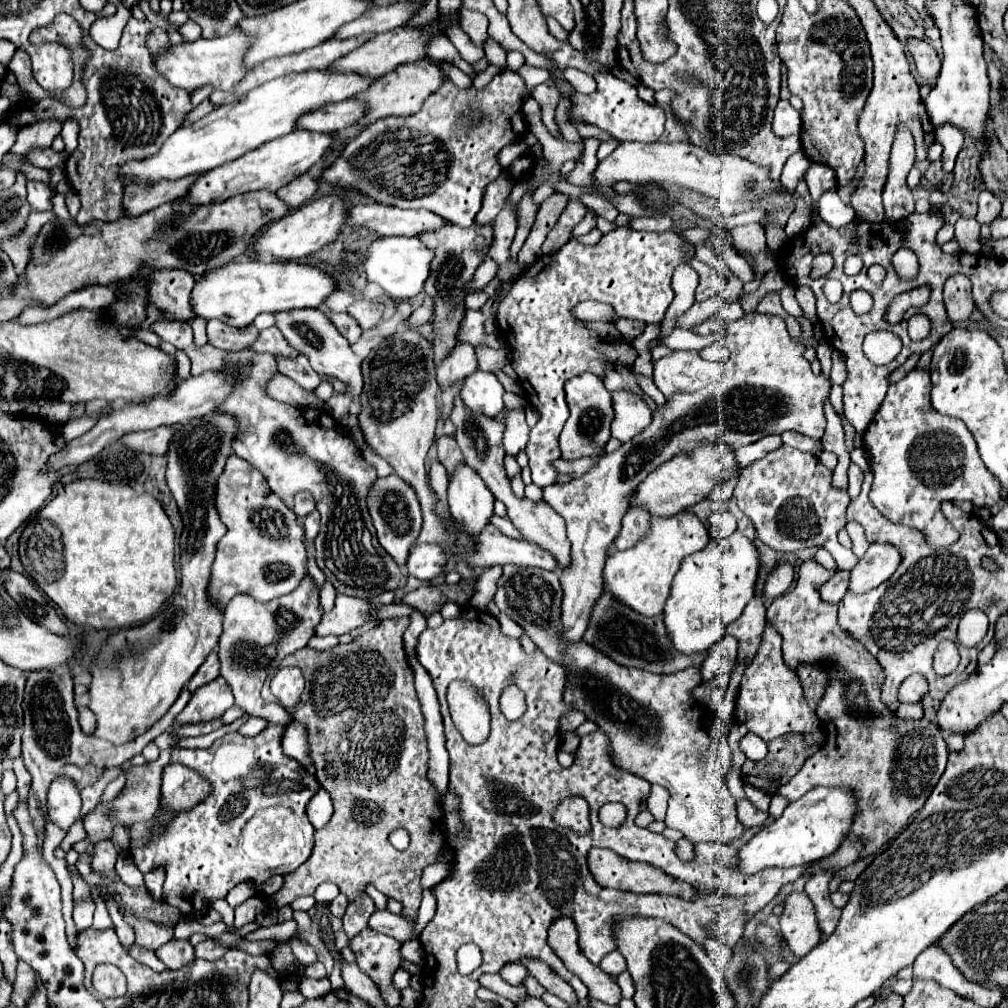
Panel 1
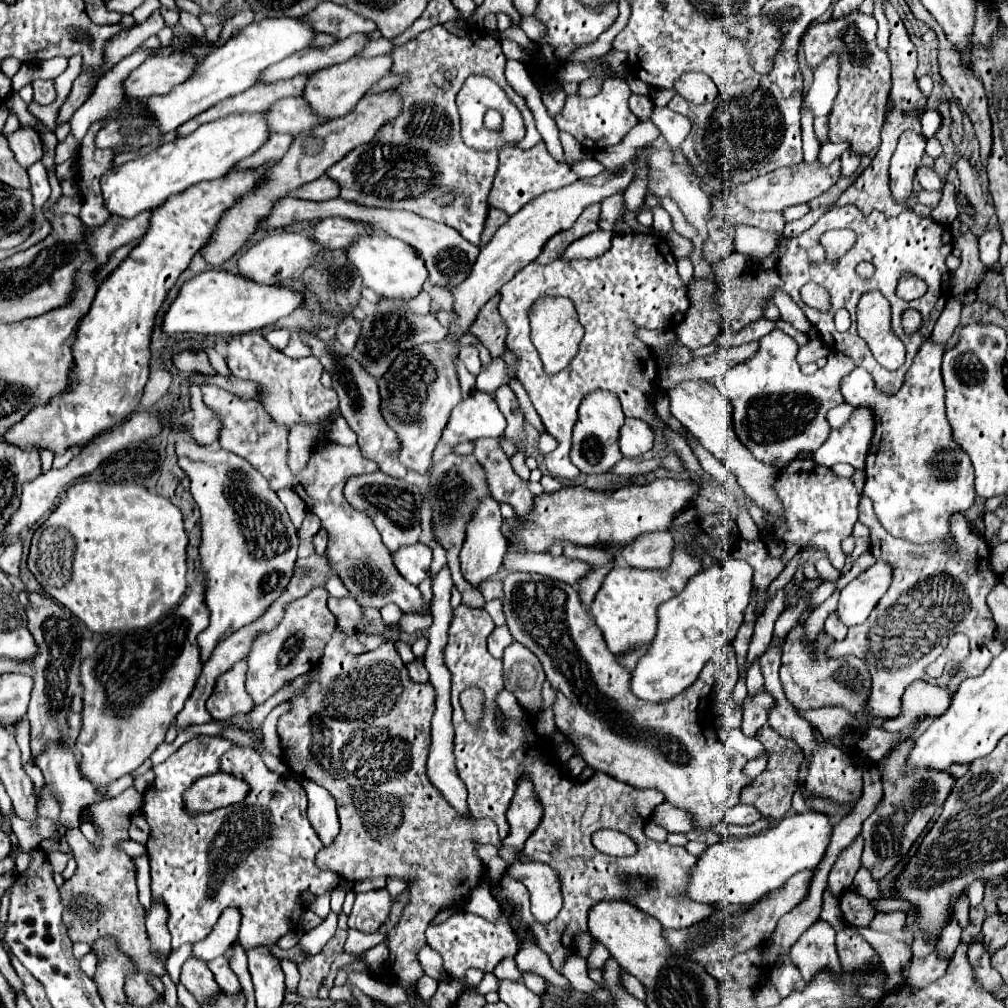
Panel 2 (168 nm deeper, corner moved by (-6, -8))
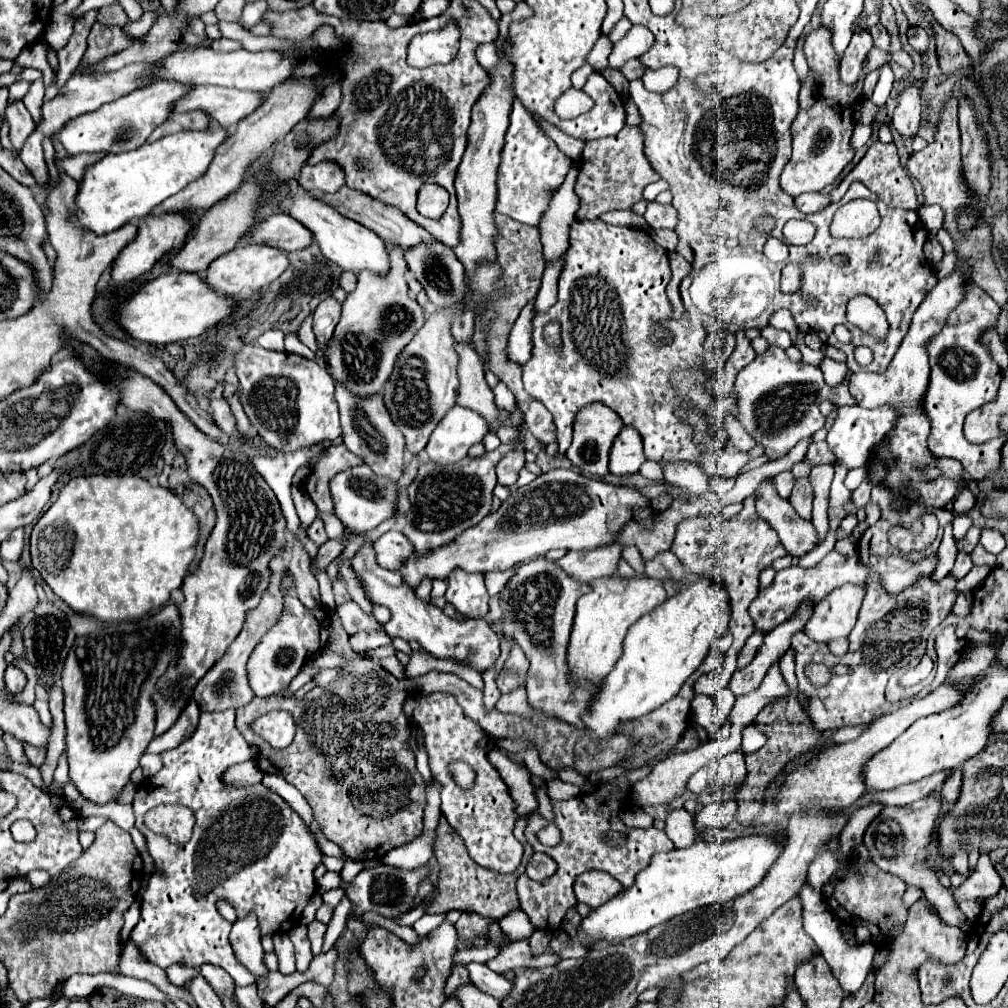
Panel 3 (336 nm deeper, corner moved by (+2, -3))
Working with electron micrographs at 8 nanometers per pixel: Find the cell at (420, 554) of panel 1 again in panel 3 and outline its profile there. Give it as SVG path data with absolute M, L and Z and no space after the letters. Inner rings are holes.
M396 530L382 534L372 546L376 552L376 562L388 570L400 570L400 566L414 552L412 542L402 532L396 532Z

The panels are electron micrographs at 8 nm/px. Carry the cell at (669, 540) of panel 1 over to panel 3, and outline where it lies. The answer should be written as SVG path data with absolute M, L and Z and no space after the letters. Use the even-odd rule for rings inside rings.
M608 576L590 584L592 592L576 602L576 616L568 642L568 682L574 688L584 688L604 680L622 654L622 642L628 628L666 600L664 584L654 578L634 576L626 580L620 576Z

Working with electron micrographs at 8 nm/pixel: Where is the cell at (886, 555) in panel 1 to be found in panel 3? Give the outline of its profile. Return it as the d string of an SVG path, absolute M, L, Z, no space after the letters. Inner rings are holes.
M854 584L836 588L828 598L824 598L806 622L804 632L808 638L820 644L828 644L836 638L846 638L858 618L862 606L864 590Z

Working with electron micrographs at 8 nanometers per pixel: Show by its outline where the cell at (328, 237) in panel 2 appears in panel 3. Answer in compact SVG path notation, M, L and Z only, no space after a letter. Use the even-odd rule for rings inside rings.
M272 214L258 222L250 234L244 234L246 242L276 246L284 252L302 250L312 244L312 234L294 218L286 214Z

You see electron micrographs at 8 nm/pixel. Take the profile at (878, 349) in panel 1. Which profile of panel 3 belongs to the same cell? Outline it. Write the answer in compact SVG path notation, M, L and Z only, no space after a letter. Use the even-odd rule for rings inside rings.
M868 296L852 298L848 304L846 318L848 318L848 322L852 322L860 330L868 332L870 336L884 338L884 334L888 332L888 322L886 322L882 308Z

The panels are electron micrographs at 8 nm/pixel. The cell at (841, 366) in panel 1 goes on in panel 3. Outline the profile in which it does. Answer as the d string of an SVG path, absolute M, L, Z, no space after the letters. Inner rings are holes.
M954 270L948 278L940 280L936 284L936 288L924 298L924 302L920 304L920 308L916 310L910 330L904 336L898 352L894 354L892 362L888 364L888 368L882 374L868 374L868 372L858 372L850 376L848 388L850 394L856 398L858 406L864 408L876 408L876 406L884 406L884 404L892 404L896 406L896 410L900 412L900 418L896 422L896 428L886 436L886 440L874 450L874 466L870 470L870 480L872 482L882 482L886 484L890 490L894 490L896 496L900 498L908 498L904 494L900 494L898 484L908 480L912 482L912 486L916 488L916 492L922 496L920 504L922 506L946 506L948 502L954 500L956 490L960 486L962 480L962 464L950 458L940 458L934 460L928 452L926 440L930 436L930 422L924 414L924 410L920 408L922 404L922 396L928 388L928 376L930 376L930 366L928 366L928 352L926 352L926 342L930 336L938 334L948 318L948 314L954 310L954 306L964 298L964 270ZM926 466L936 466L942 470L942 476L936 480L926 482L922 478L922 470Z

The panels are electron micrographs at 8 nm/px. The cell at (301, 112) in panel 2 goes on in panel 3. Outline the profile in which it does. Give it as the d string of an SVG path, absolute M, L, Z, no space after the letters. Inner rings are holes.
M196 86L188 92L188 96L180 98L172 112L190 112L204 110L214 122L224 128L236 126L242 118L252 114L262 104L262 94L244 92L244 90L228 90L220 86Z

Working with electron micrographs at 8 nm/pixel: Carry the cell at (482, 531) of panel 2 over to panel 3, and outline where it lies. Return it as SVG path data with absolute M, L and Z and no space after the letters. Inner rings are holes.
M456 570L448 578L448 590L444 594L446 602L456 608L464 618L482 618L488 614L488 592L484 586L484 576L466 574L464 570Z

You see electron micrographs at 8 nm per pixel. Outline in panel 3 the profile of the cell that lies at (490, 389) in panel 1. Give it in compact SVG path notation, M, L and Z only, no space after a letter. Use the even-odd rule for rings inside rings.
M456 404L432 432L430 442L426 444L426 454L434 464L440 466L456 464L466 458L470 446L482 442L486 434L488 424L484 418Z

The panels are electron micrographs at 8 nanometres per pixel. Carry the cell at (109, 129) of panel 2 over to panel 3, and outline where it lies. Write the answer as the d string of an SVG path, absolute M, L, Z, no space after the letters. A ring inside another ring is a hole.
M156 82L152 86L146 88L138 88L132 90L130 94L104 104L102 108L88 112L88 114L80 114L76 118L72 118L58 134L56 140L64 146L64 150L68 152L68 156L76 156L82 152L106 152L106 154L122 154L128 150L134 150L138 146L142 146L148 136L152 134L152 130L156 130L172 112L172 104L182 98L184 94L188 94L192 90L192 86L184 86L178 82Z

